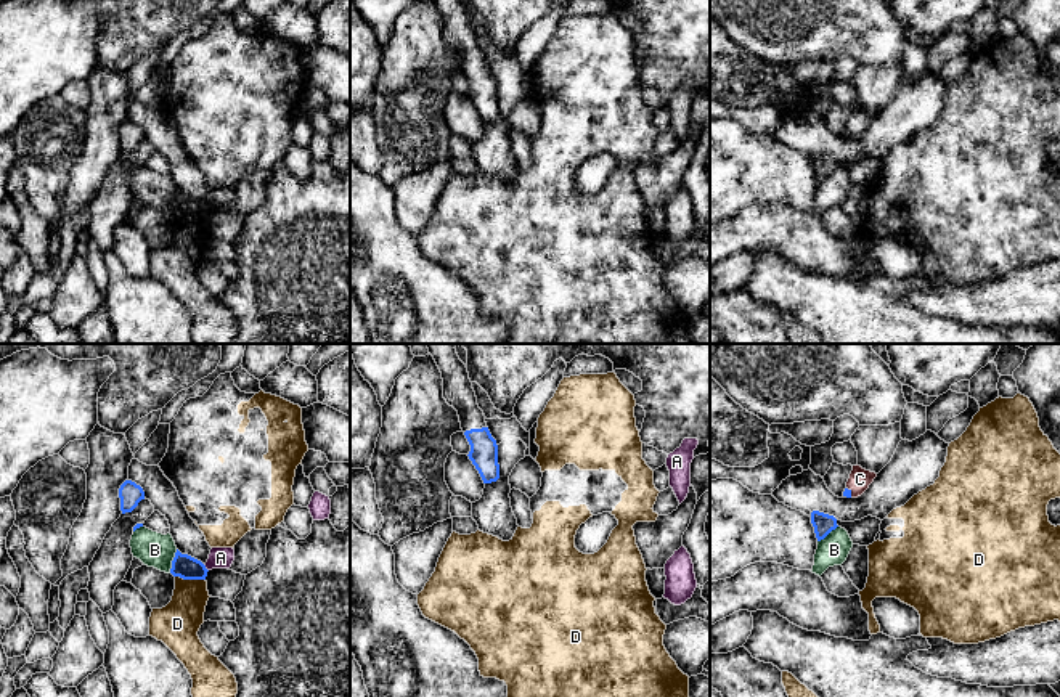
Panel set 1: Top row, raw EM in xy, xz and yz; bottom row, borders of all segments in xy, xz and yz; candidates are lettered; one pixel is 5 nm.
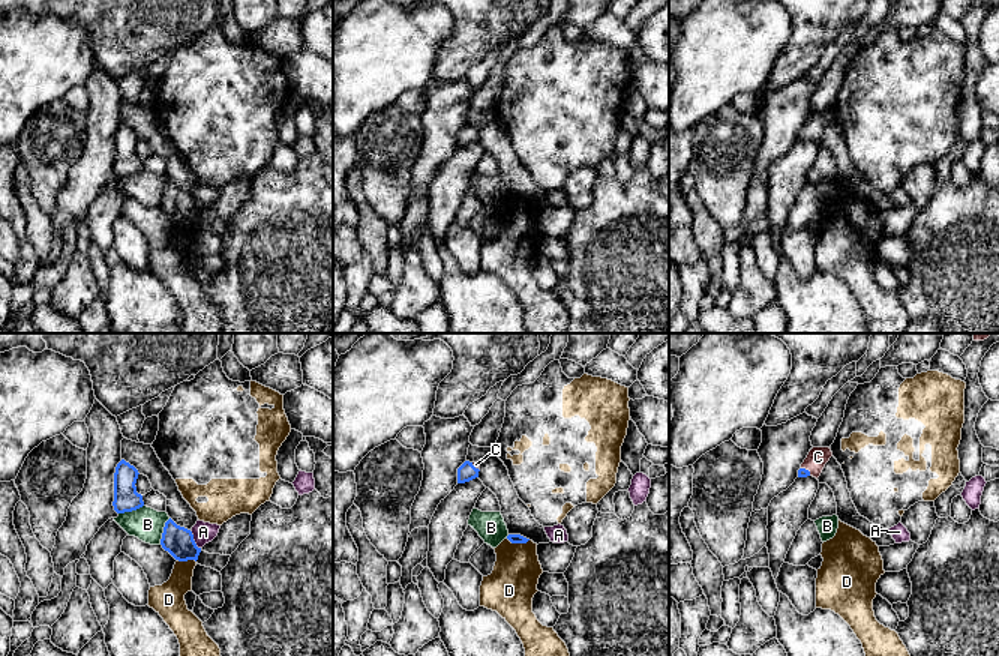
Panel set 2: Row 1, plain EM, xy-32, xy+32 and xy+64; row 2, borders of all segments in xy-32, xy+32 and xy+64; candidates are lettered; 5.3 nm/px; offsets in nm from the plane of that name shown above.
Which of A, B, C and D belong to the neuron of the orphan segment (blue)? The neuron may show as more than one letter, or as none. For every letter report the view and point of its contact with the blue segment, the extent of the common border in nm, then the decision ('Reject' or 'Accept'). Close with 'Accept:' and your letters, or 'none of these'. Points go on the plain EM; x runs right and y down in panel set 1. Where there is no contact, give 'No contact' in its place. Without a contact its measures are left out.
A: Touches blue at xy (204, 207). Shared border 50 nm. Reject
B: Touches blue at xy (172, 201). Shared border 130 nm. Reject
C: Touches blue at yz (850, 132). Shared border 60 nm. Accept
D: Touches blue at xy (190, 219). Shared border 150 nm. Reject
Accept: C

